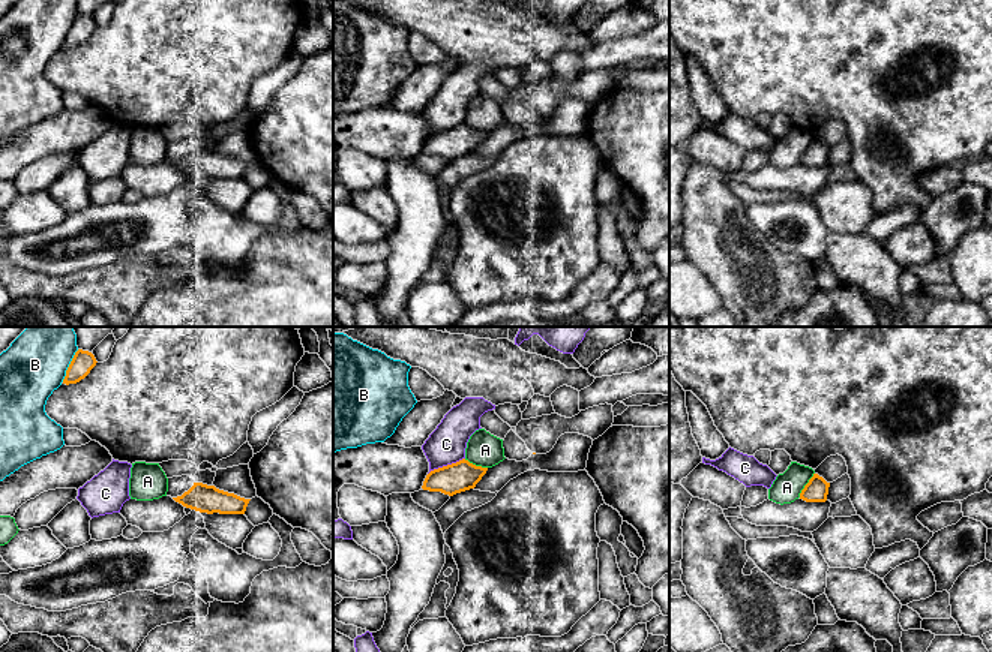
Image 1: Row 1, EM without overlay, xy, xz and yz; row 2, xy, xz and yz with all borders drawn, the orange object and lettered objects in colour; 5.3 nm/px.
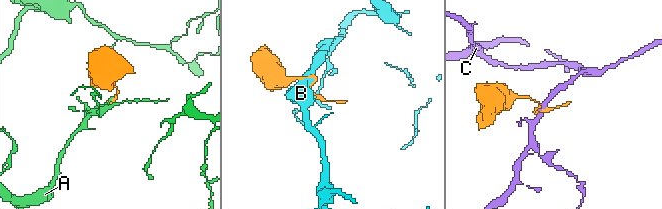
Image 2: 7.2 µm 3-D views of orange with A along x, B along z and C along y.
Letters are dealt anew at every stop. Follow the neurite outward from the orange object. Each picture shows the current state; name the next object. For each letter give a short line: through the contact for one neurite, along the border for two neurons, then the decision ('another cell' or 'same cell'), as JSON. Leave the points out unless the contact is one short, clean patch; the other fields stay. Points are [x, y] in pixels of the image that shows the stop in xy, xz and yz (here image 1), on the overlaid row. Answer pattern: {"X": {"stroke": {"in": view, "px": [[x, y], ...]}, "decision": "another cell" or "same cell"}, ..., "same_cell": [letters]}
{"A": {"stroke": {"in": "yz", "px": [[814, 472], [799, 496]]}, "decision": "another cell"}, "B": {"decision": "another cell"}, "C": {"stroke": {"in": "xz", "px": [[464, 457], [434, 468], [428, 474]]}, "decision": "another cell"}, "same_cell": []}

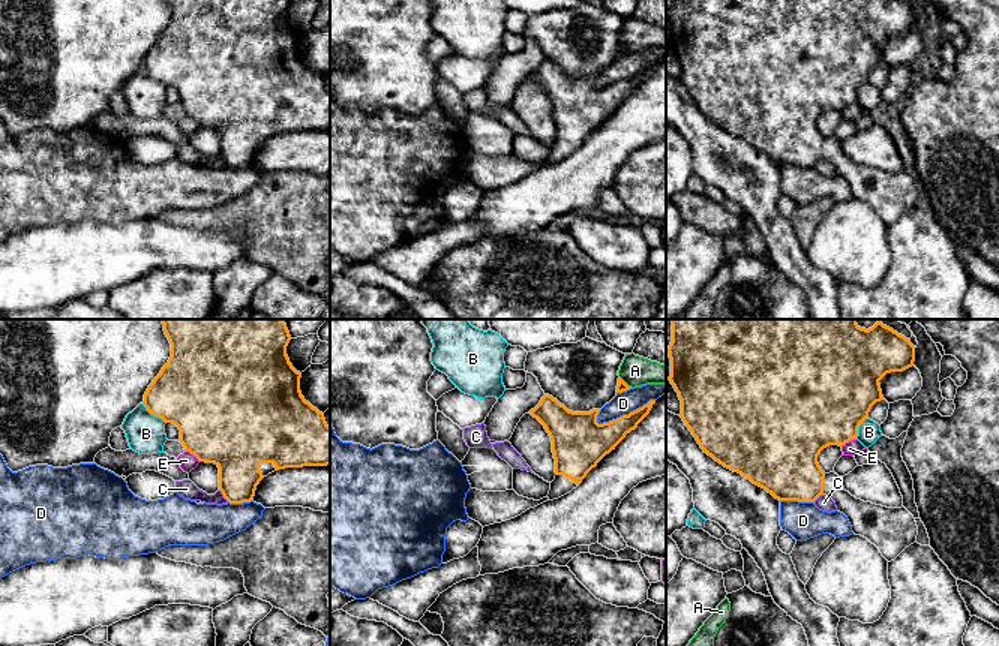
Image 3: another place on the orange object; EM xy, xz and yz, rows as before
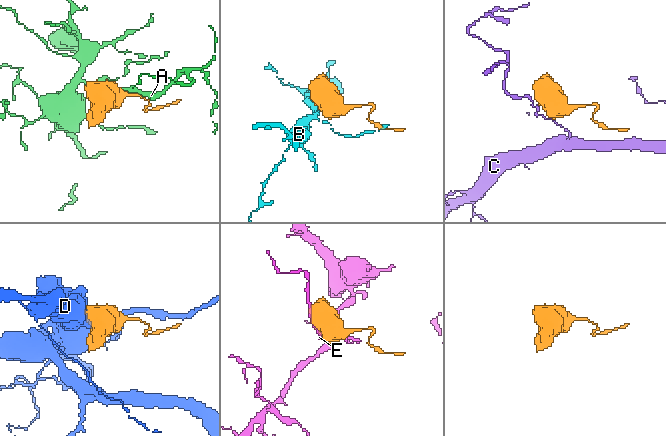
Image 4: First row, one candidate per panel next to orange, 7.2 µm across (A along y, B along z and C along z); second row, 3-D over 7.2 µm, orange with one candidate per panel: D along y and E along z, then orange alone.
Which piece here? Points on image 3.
{"A": {"decision": "another cell"}, "B": {"decision": "another cell"}, "C": {"stroke": {"in": "xy", "px": [[219, 489], [228, 501]]}, "decision": "another cell"}, "D": {"decision": "another cell"}, "E": {"decision": "another cell"}, "same_cell": []}

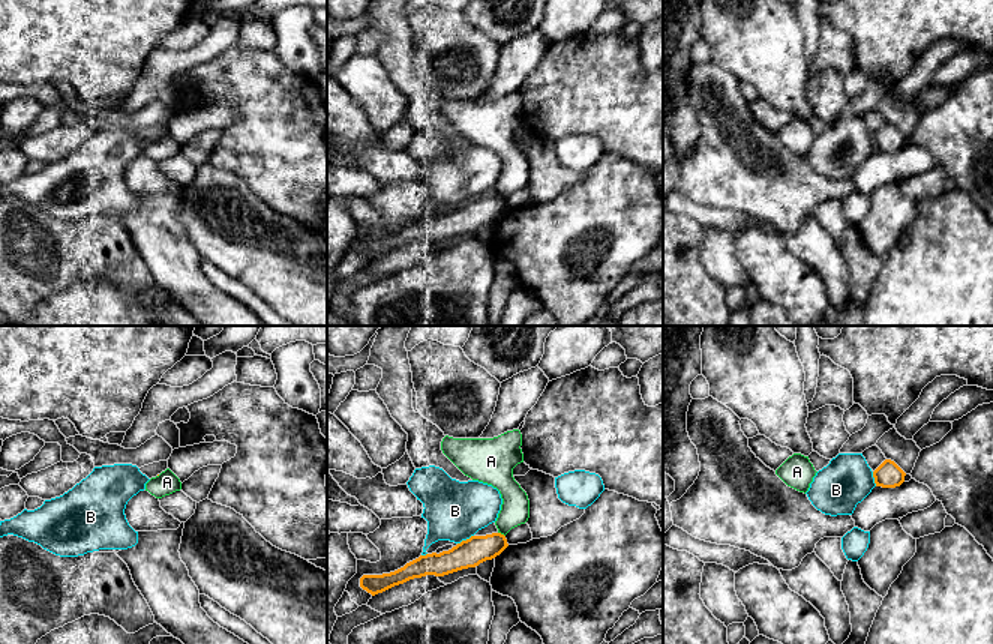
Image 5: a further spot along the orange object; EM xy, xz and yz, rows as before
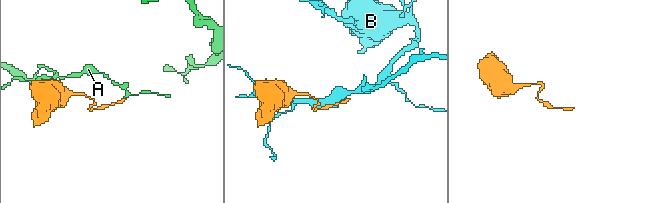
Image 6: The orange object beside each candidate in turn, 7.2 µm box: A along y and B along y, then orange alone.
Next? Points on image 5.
{"A": {"stroke": {"in": "xz", "px": [[498, 532], [504, 536]]}, "decision": "another cell"}, "B": {"decision": "another cell"}, "same_cell": []}

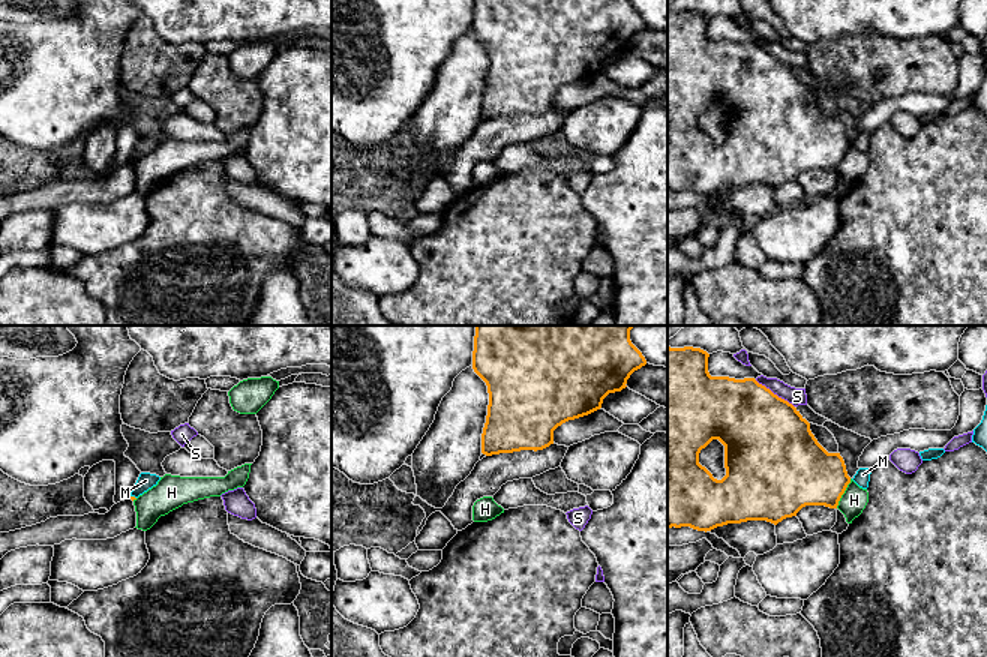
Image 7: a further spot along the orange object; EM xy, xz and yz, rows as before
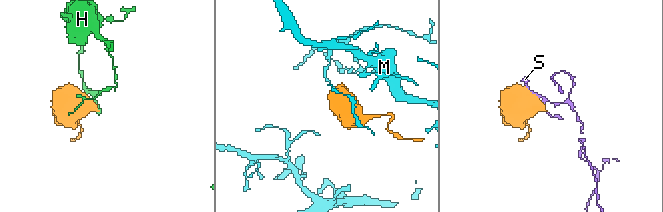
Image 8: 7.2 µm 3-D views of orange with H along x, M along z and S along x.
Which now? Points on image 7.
{"H": {"stroke": {"in": "yz", "px": [[851, 479], [836, 507]]}, "decision": "another cell"}, "M": {"stroke": {"in": "xy", "px": [[131, 495], [135, 498]]}, "decision": "another cell"}, "S": {"stroke": {"in": "yz", "px": [[755, 380], [794, 407]]}, "decision": "another cell"}, "same_cell": []}

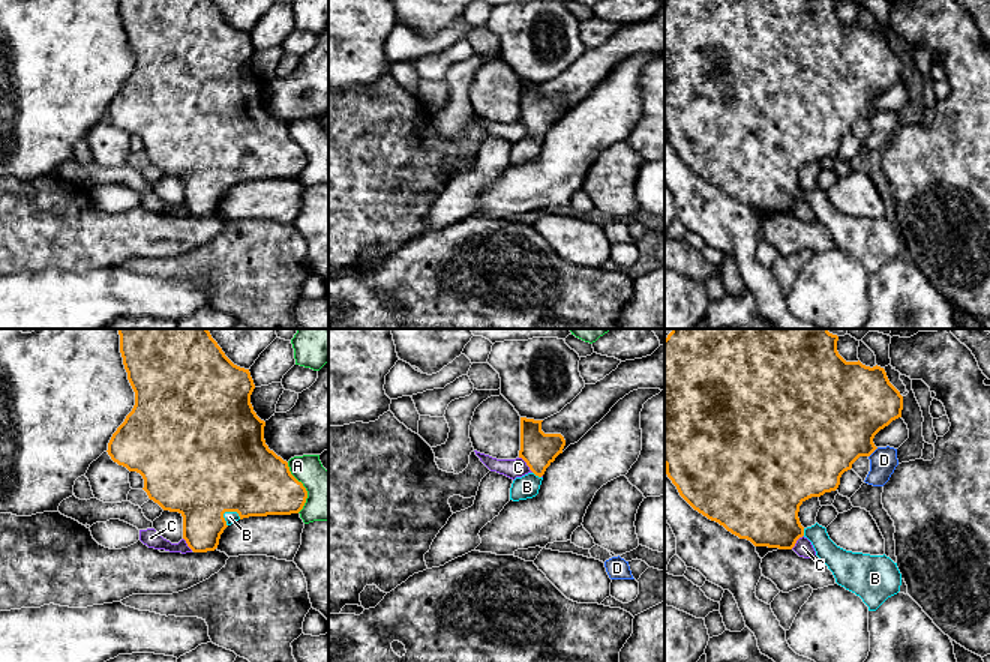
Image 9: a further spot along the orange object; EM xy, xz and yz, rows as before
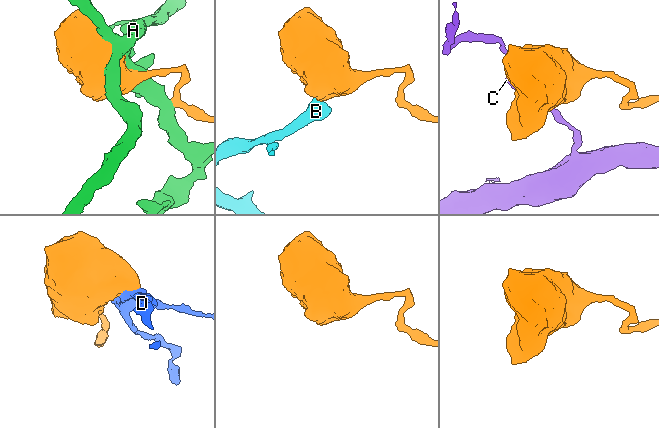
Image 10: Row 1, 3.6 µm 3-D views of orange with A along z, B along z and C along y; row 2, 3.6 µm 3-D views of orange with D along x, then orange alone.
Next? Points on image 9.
{"A": {"decision": "another cell"}, "B": {"stroke": {"in": "xy", "px": [[221, 466], [233, 511], [230, 517]]}, "decision": "same cell"}, "C": {"stroke": {"in": "xz", "px": [[519, 457], [533, 472]]}, "decision": "another cell"}, "D": {"decision": "another cell"}, "same_cell": ["B"]}

